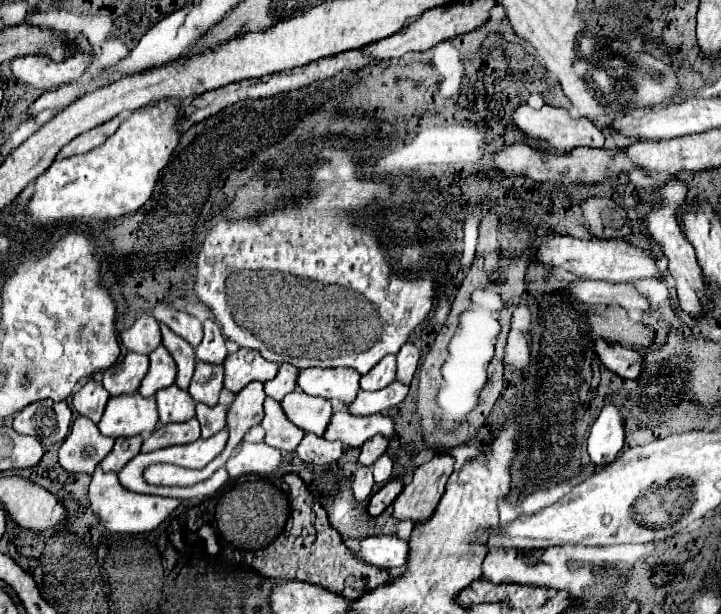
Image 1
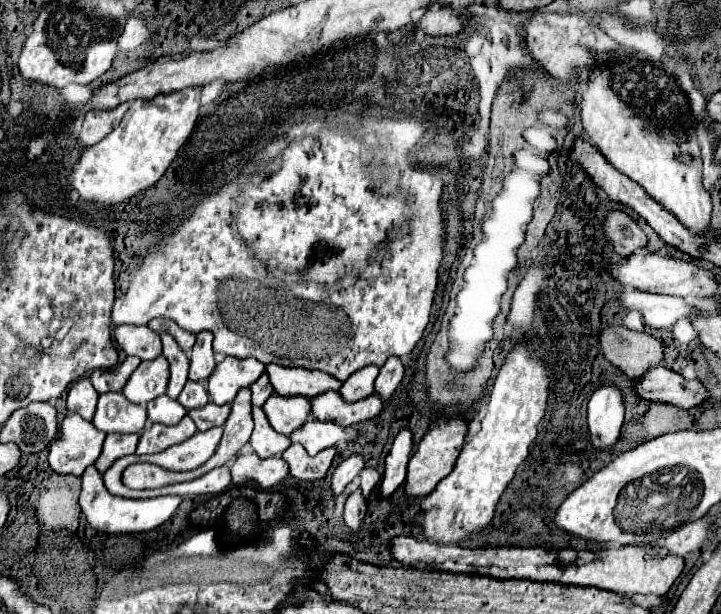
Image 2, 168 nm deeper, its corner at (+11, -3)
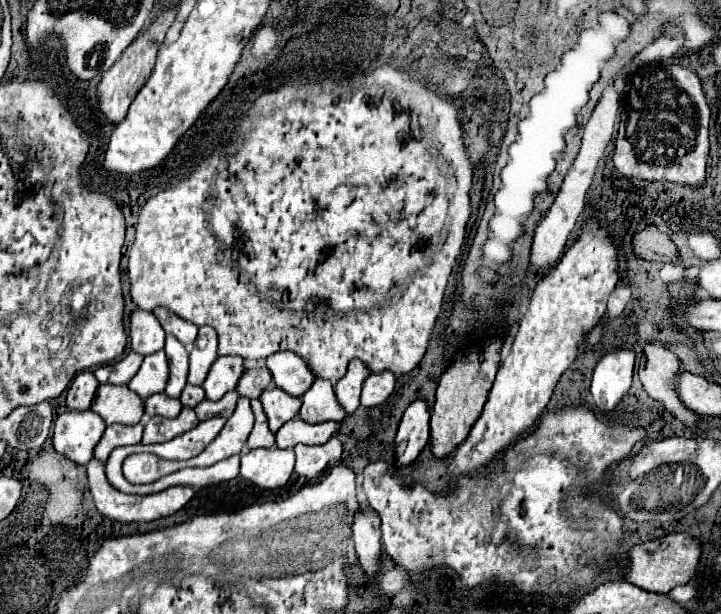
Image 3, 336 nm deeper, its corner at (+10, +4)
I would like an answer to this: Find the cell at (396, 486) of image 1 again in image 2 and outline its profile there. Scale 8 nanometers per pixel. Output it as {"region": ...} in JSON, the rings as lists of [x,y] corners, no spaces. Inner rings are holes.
{"region":[[[401,428],[401,432],[395,436],[393,448],[385,460],[385,474],[383,474],[383,482],[379,488],[379,494],[383,498],[391,496],[405,482],[411,450],[413,450],[413,434],[409,428]]]}

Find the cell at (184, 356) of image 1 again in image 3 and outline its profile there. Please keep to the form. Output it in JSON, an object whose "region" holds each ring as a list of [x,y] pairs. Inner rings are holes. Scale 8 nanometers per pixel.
{"region":[[[174,335],[166,337],[164,351],[166,351],[168,363],[170,363],[170,379],[168,379],[164,393],[170,397],[178,397],[182,393],[182,389],[186,385],[186,377],[188,377],[188,351]]]}

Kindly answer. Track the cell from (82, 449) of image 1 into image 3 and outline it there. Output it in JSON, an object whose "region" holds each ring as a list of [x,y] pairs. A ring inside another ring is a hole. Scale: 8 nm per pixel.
{"region":[[[66,411],[56,419],[52,443],[60,455],[76,465],[86,465],[94,457],[94,447],[104,429],[106,423],[92,411]]]}

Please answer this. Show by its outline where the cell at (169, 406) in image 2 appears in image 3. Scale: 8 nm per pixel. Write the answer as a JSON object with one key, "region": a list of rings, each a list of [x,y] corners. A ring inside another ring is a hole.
{"region":[[[156,393],[146,399],[144,411],[148,415],[160,415],[160,417],[178,417],[182,409],[182,403],[178,399],[168,397],[166,393]]]}

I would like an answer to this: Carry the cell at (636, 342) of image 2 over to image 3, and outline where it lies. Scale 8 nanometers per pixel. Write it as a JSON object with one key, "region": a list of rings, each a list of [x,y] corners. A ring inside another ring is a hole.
{"region":[[[646,343],[644,345],[644,357],[642,357],[640,367],[638,367],[638,377],[640,377],[640,383],[644,385],[646,393],[652,399],[660,401],[686,427],[694,429],[698,415],[682,405],[682,401],[678,399],[678,395],[672,387],[674,375],[680,373],[678,363],[680,363],[678,357],[670,349],[666,349],[664,345]]]}

